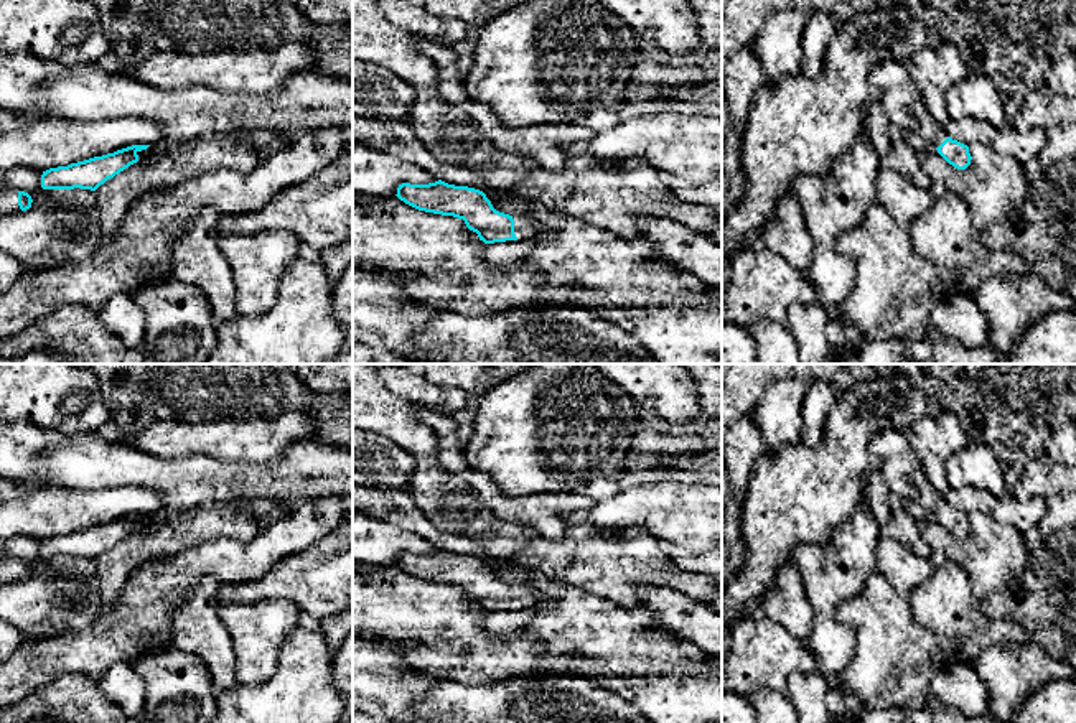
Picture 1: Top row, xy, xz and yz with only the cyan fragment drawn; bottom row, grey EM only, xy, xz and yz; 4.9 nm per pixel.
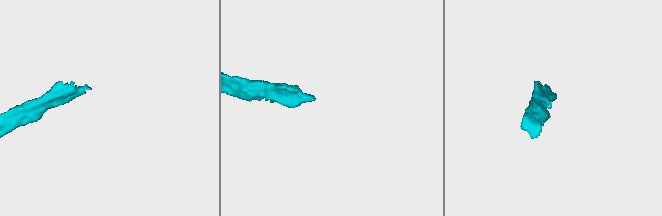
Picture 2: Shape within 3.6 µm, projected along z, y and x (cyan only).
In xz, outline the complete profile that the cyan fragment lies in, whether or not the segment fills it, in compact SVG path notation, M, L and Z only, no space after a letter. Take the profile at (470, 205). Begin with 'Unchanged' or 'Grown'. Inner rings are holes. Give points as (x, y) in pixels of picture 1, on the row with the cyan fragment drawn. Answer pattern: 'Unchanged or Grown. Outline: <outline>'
Grown. Outline: M582 155L572 156L562 173L536 168L509 189L483 193L438 180L428 184L402 183L395 196L419 211L463 219L484 244L534 236L529 216L496 211L493 196L537 203L625 240L639 237L641 217L666 217L707 234L720 216L712 208L679 201L661 176L644 160L603 161Z

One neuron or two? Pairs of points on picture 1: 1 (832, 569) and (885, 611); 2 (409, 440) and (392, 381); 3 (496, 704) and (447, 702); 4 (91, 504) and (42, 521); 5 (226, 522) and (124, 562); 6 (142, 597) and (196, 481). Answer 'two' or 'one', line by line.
1: two
2: two
3: one
4: one
5: one
6: two

